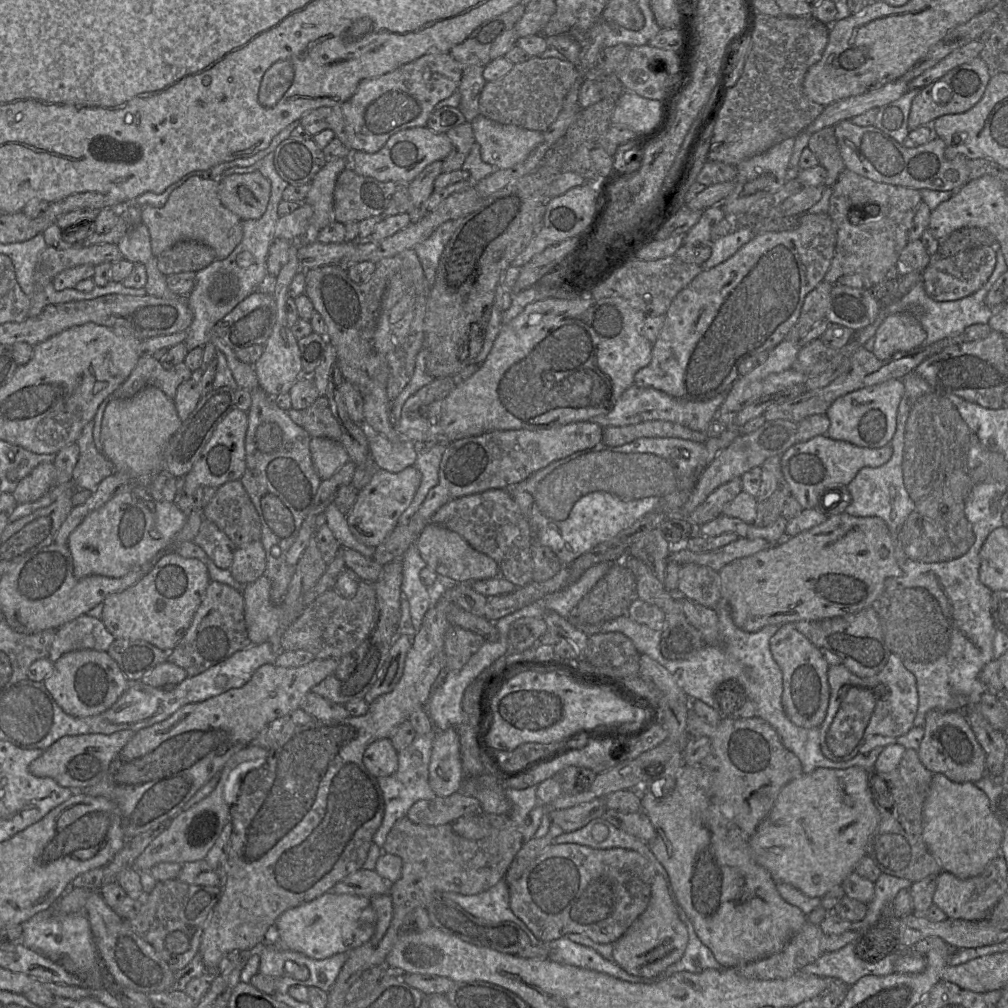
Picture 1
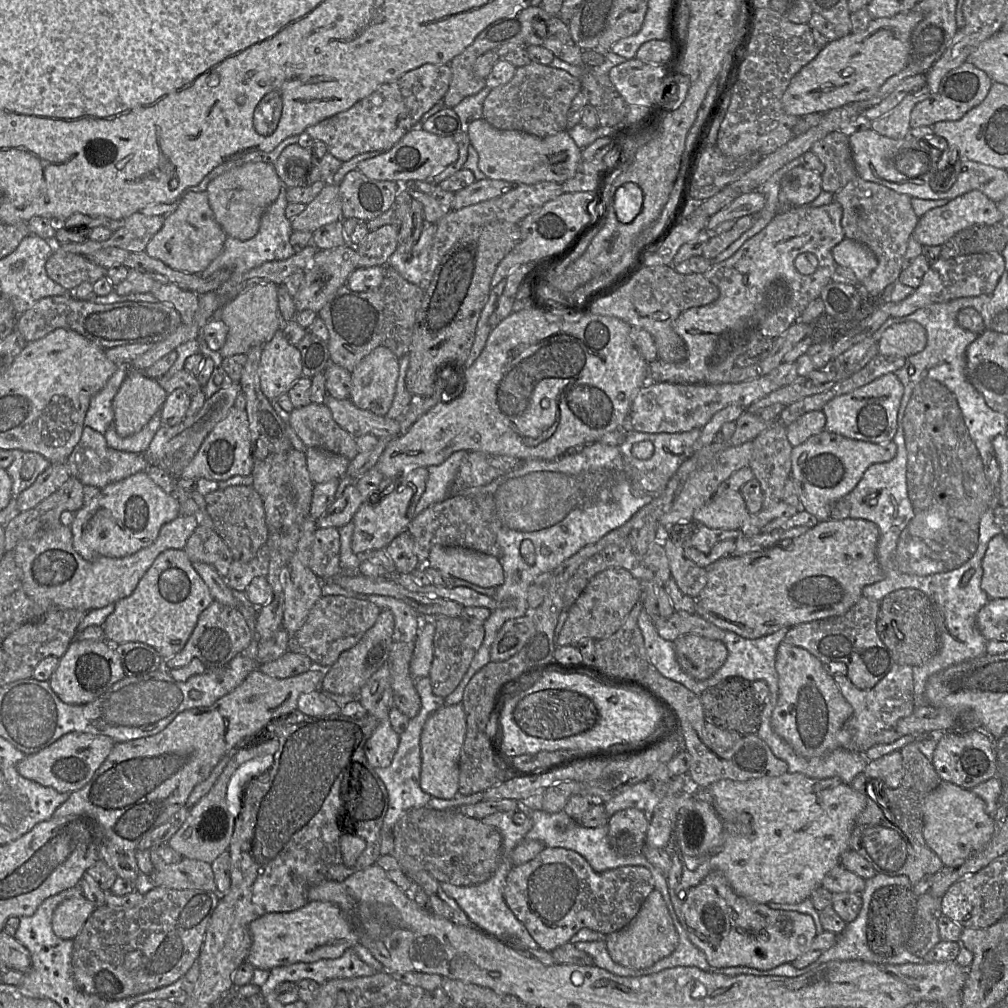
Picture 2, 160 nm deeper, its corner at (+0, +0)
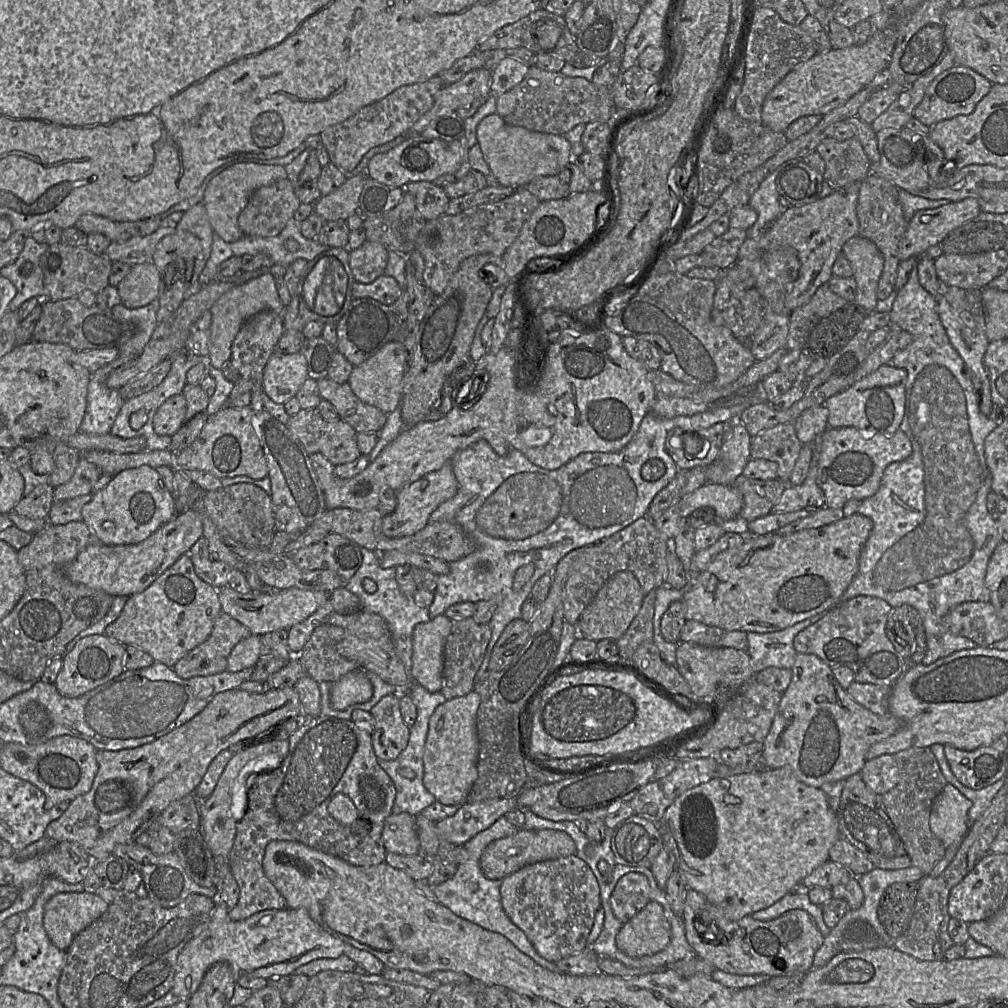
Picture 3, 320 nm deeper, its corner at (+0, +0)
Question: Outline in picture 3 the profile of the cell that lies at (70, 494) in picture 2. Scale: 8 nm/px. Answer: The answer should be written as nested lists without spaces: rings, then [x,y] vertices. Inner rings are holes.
[[[81,457],[71,479],[54,489],[53,503],[93,494],[94,485],[101,475],[96,465]]]

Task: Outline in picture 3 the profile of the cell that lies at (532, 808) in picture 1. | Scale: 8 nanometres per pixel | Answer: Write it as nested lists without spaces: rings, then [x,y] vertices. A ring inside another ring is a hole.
[[[505,816],[500,817],[489,828],[479,832],[463,845],[468,853],[468,859],[458,865],[456,873],[450,879],[435,886],[432,890],[438,901],[455,915],[473,922],[486,930],[505,936],[521,952],[529,956],[540,966],[553,972],[561,972],[554,962],[550,962],[539,955],[526,934],[512,922],[504,911],[500,895],[501,881],[486,878],[480,868],[480,856],[487,845],[494,840],[511,836],[518,830]]]

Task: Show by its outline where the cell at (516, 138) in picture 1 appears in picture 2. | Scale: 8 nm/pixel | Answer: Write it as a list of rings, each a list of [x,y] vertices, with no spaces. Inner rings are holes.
[[[484,119],[473,121],[467,131],[470,145],[479,155],[479,169],[489,179],[511,184],[535,184],[552,181],[562,184],[572,178],[582,161],[580,149],[567,131],[537,137],[520,131],[499,130]]]

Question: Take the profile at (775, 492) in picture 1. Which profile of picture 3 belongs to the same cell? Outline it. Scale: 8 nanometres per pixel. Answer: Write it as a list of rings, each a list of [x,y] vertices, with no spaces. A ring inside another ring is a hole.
[[[793,423],[778,424],[751,438],[750,457],[777,463],[777,478],[788,483],[802,446]]]

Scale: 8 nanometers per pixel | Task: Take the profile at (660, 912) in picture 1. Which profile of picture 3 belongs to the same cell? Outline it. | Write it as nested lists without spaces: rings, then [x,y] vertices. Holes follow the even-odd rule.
[[[650,900],[616,935],[617,948],[630,957],[653,955],[670,943],[671,927],[663,907]]]

